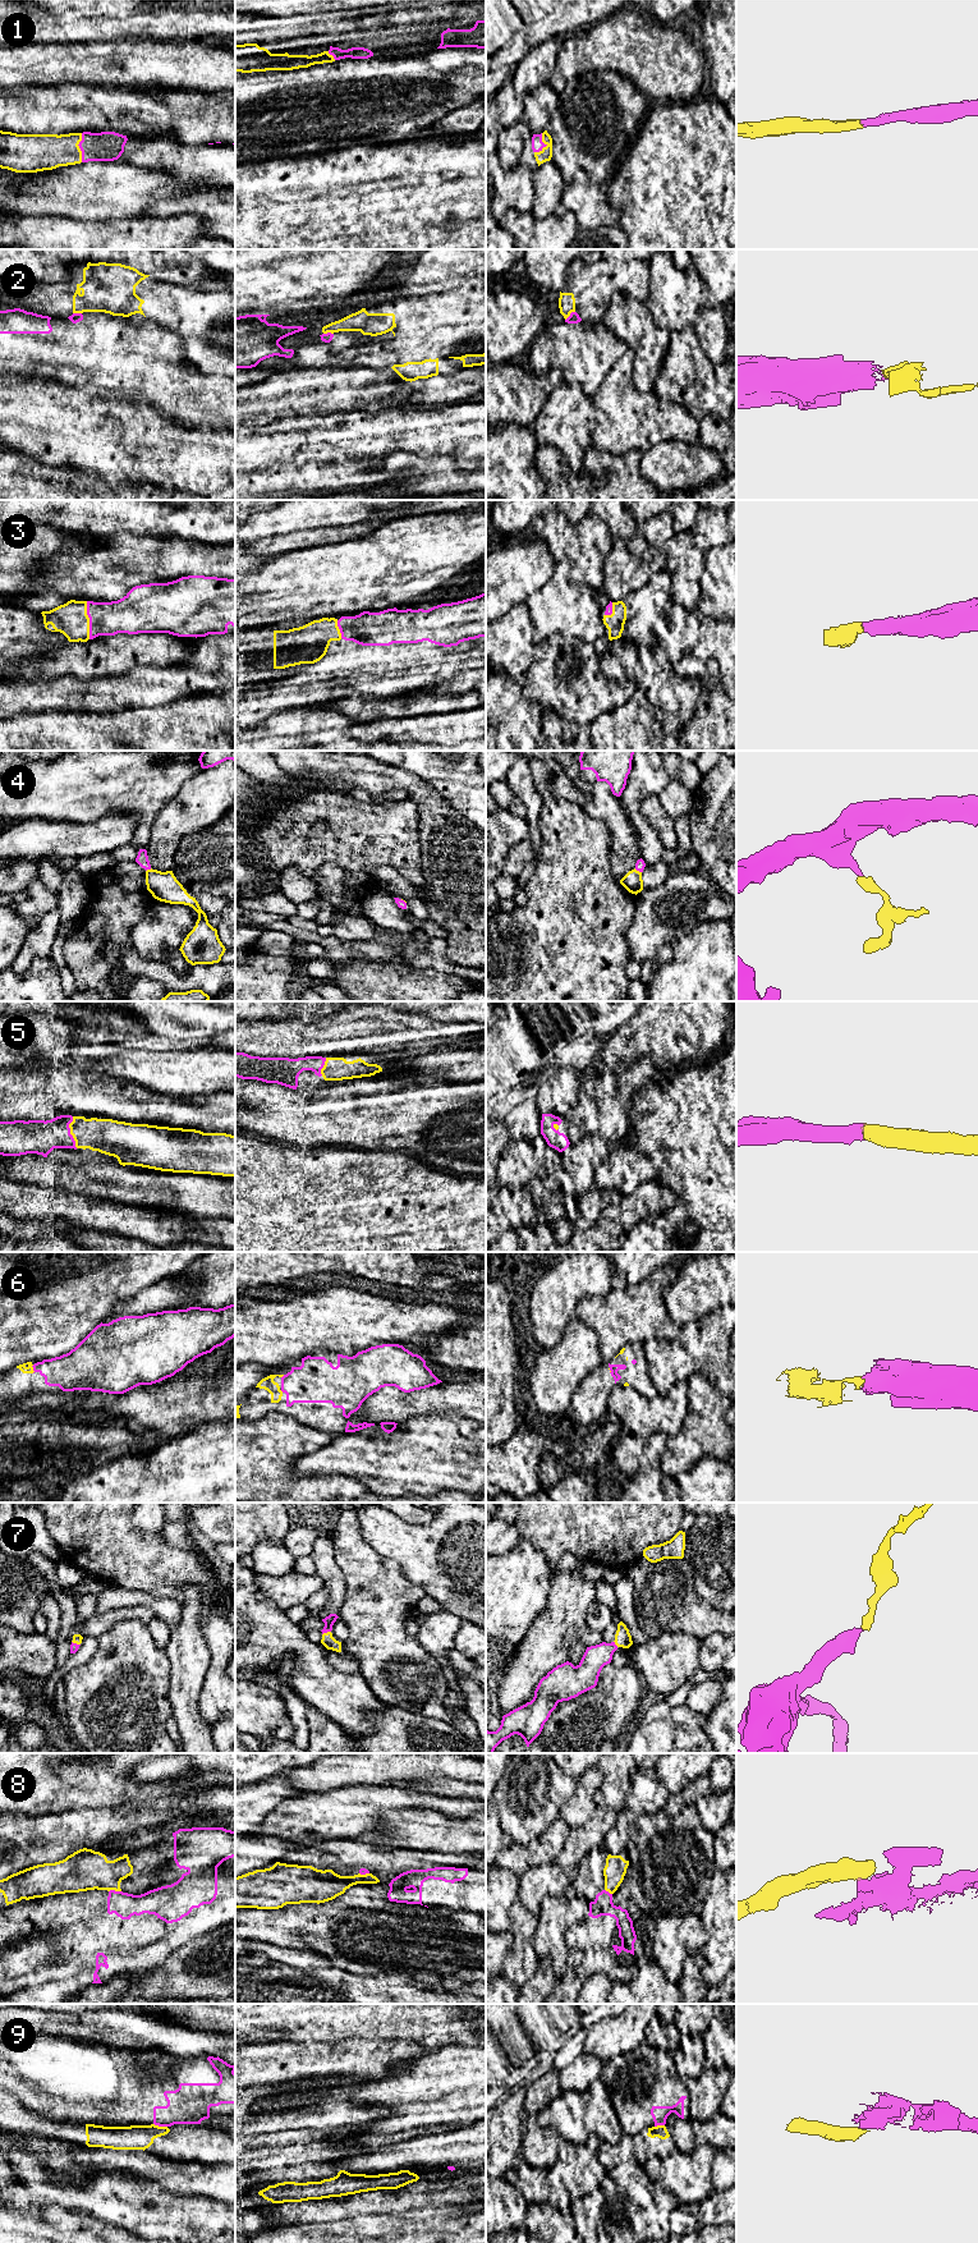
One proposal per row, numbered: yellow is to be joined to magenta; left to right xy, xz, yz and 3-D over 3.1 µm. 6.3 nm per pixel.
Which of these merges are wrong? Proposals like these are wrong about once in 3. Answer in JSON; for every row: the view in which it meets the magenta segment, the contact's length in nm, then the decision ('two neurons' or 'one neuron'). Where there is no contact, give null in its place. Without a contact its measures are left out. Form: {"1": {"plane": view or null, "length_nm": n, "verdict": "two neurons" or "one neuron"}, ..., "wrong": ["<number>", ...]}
{"1": {"plane": "xy", "length_nm": 180, "verdict": "one neuron"}, "2": {"plane": "yz", "length_nm": 90, "verdict": "two neurons"}, "3": {"plane": "xy", "length_nm": 240, "verdict": "one neuron"}, "4": {"plane": "yz", "length_nm": 50, "verdict": "one neuron"}, "5": {"plane": "xy", "length_nm": 200, "verdict": "one neuron"}, "6": {"plane": "xy", "length_nm": 60, "verdict": "one neuron"}, "7": {"plane": "xz", "length_nm": 60, "verdict": "one neuron"}, "8": {"plane": "xy", "length_nm": 80, "verdict": "two neurons"}, "9": {"plane": "xy", "length_nm": 90, "verdict": "two neurons"}, "wrong": ["2", "8", "9"]}

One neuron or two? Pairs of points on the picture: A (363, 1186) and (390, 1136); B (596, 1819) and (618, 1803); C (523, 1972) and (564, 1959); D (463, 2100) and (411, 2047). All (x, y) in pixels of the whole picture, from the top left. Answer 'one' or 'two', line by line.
A: two
B: two
C: two
D: two

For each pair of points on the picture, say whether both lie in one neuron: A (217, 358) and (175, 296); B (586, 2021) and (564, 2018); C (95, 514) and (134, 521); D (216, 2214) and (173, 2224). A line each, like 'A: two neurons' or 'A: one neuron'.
A: one neuron
B: two neurons
C: one neuron
D: two neurons

